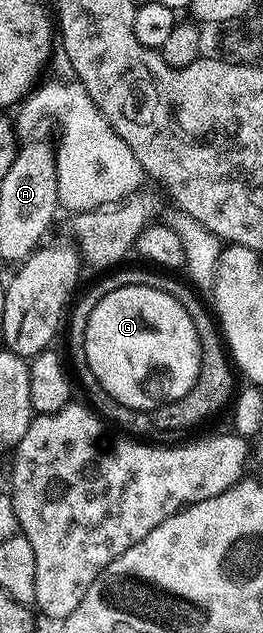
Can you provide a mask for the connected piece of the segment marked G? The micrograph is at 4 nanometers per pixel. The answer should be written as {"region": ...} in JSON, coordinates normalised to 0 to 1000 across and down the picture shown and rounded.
{"region":[[[490,450],[403,464],[354,494],[338,494],[323,515],[323,564],[350,594],[369,596],[384,615],[399,615],[418,627],[464,640],[570,652],[620,637],[703,627],[749,602],[764,577],[749,520],[734,520],[734,507],[719,494],[703,494],[688,476],[643,469],[643,463],[612,463],[612,457],[536,450]]]}

